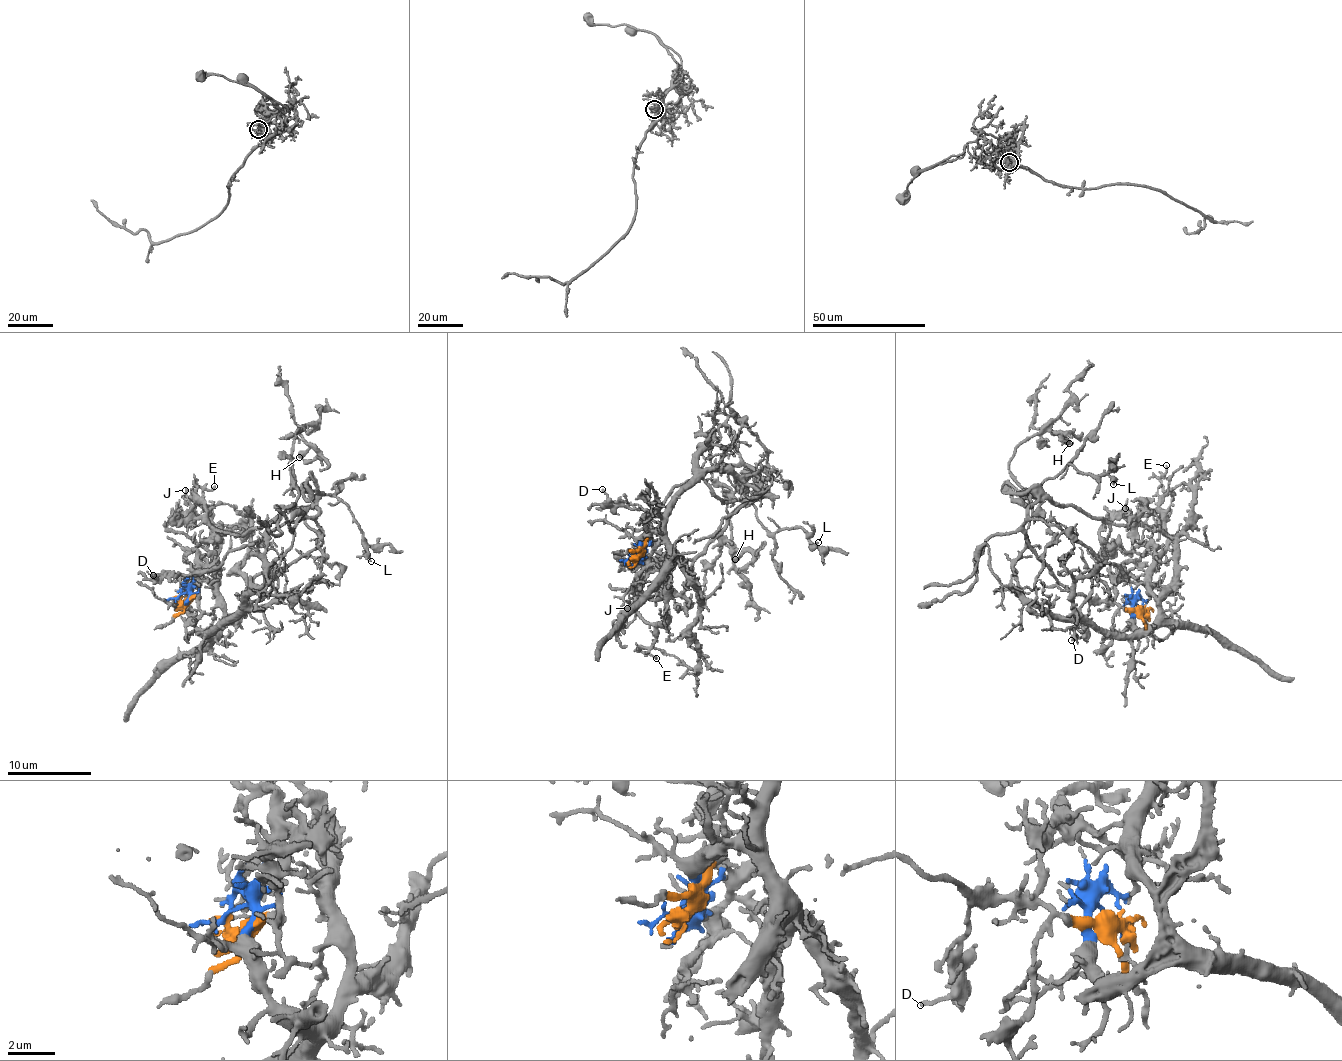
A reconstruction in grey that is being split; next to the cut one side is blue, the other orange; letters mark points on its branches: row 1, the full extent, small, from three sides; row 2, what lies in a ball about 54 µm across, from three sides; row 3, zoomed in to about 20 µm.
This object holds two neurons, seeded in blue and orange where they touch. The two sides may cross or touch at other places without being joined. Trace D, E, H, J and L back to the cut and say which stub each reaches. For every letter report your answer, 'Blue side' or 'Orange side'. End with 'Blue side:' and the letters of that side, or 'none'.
D: Orange side
E: Blue side
H: Orange side
J: Blue side
L: Orange side
Blue side: E, J

